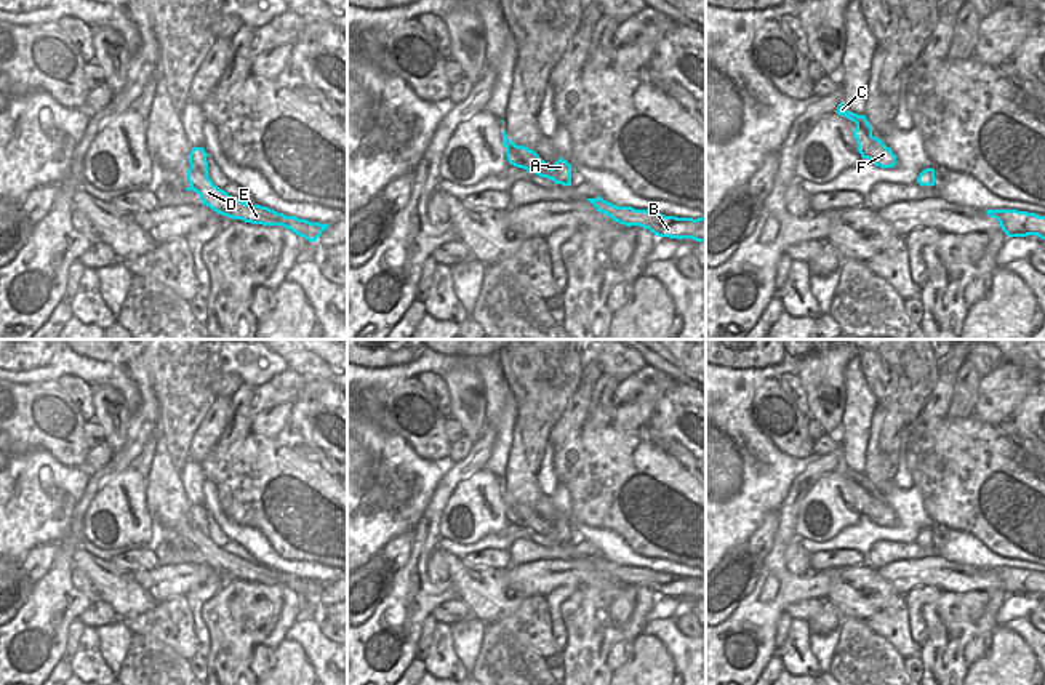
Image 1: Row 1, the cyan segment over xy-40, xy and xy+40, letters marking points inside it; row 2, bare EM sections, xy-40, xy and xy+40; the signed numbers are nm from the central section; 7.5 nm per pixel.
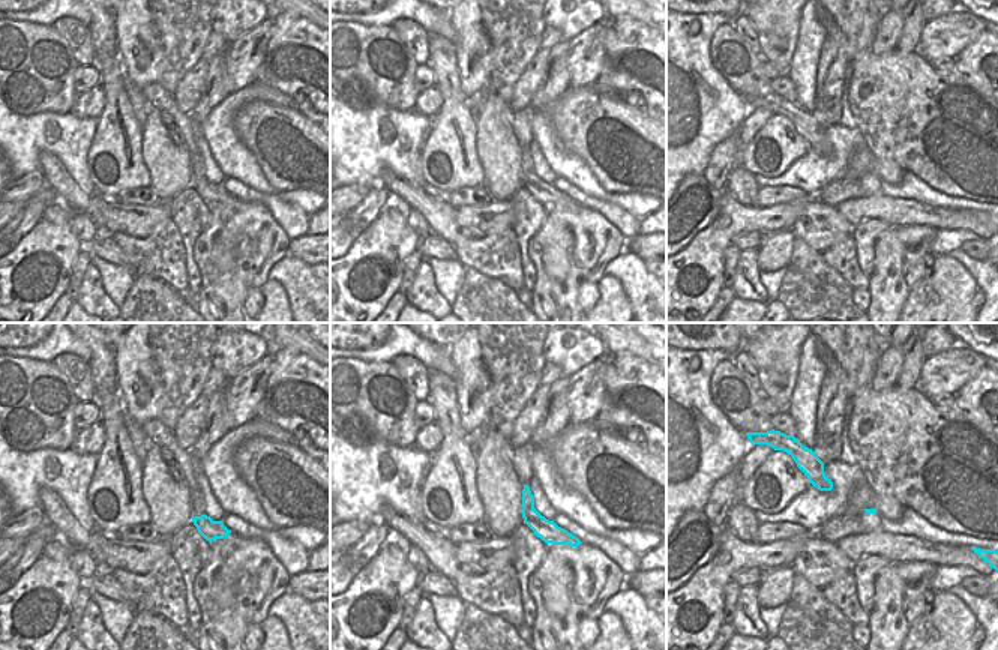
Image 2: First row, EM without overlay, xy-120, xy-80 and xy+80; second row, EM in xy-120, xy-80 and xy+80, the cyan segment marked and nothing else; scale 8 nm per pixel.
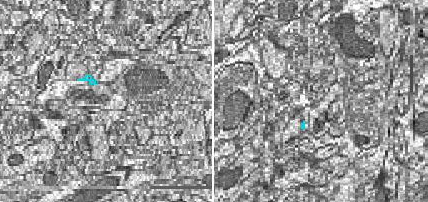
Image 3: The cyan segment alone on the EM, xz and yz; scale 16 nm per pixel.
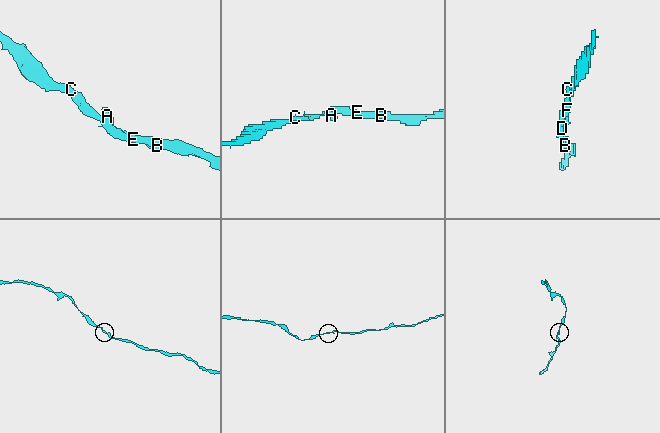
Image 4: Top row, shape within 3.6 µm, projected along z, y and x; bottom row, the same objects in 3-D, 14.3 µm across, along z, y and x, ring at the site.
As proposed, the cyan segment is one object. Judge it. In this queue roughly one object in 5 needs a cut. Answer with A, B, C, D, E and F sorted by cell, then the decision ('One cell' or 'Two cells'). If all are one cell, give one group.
Groups: A B C D E F. One cell

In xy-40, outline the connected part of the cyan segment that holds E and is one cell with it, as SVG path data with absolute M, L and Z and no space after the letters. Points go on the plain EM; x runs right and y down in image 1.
M192 506L189 512L190 527L187 528L187 539L190 544L186 546L186 549L197 551L200 554L202 563L210 565L213 570L251 583L283 584L309 600L317 600L322 591L330 584L310 581L296 575L286 575L267 565L250 563L237 555L229 554L222 547L214 544L208 536L206 515L208 512L203 506Z

